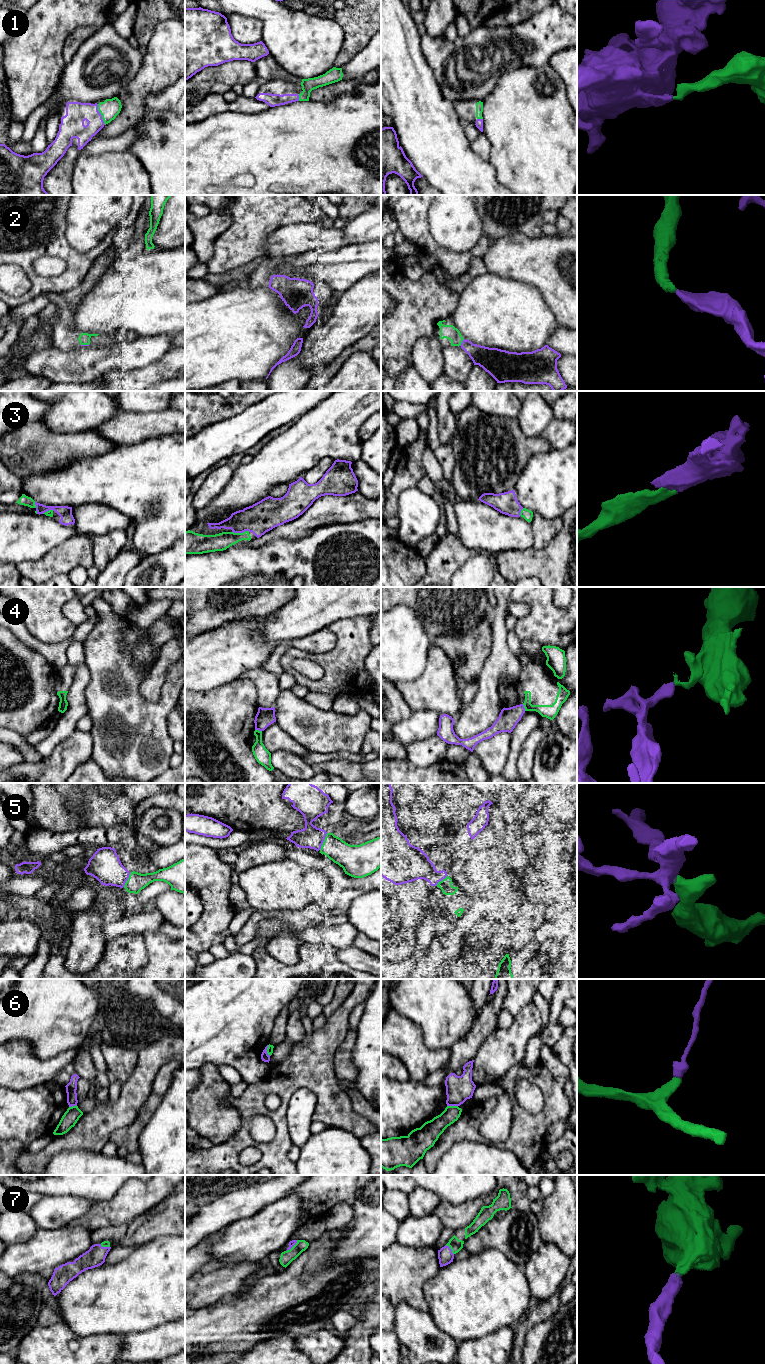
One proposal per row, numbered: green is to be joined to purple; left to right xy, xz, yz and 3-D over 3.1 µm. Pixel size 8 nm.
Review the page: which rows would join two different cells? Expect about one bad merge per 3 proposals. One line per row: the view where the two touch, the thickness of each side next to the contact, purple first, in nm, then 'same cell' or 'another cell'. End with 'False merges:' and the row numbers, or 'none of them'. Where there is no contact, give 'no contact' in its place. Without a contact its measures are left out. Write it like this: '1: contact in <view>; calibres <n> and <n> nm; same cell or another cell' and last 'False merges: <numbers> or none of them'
1: contact in xy; calibres 190 and 160 nm; same cell
2: contact in yz; calibres 180 and 110 nm; same cell
3: contact in xz; calibres 240 and 140 nm; same cell
4: contact in xz; calibres 140 and 120 nm; another cell
5: contact in xz; calibres 180 and 200 nm; same cell
6: contact in yz; calibres 200 and 150 nm; another cell
7: contact in yz; calibres 120 and 100 nm; same cell
False merges: 4, 6

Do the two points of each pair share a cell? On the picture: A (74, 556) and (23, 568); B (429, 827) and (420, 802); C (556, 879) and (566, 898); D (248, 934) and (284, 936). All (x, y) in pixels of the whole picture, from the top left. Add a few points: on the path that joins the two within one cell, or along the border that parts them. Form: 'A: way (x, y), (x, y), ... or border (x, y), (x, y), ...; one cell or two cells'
A: way (61, 559), (45, 568), (36, 568); one cell
B: way (427, 821), (423, 808); one cell
C: way (561, 884), (566, 893); one cell
D: way (256, 920), (261, 915), (279, 915), (286, 922); one cell

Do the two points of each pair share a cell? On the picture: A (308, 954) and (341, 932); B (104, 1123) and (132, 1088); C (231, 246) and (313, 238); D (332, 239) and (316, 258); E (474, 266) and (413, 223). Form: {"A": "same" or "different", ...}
{"A": "different", "B": "same", "C": "different", "D": "different", "E": "different"}

